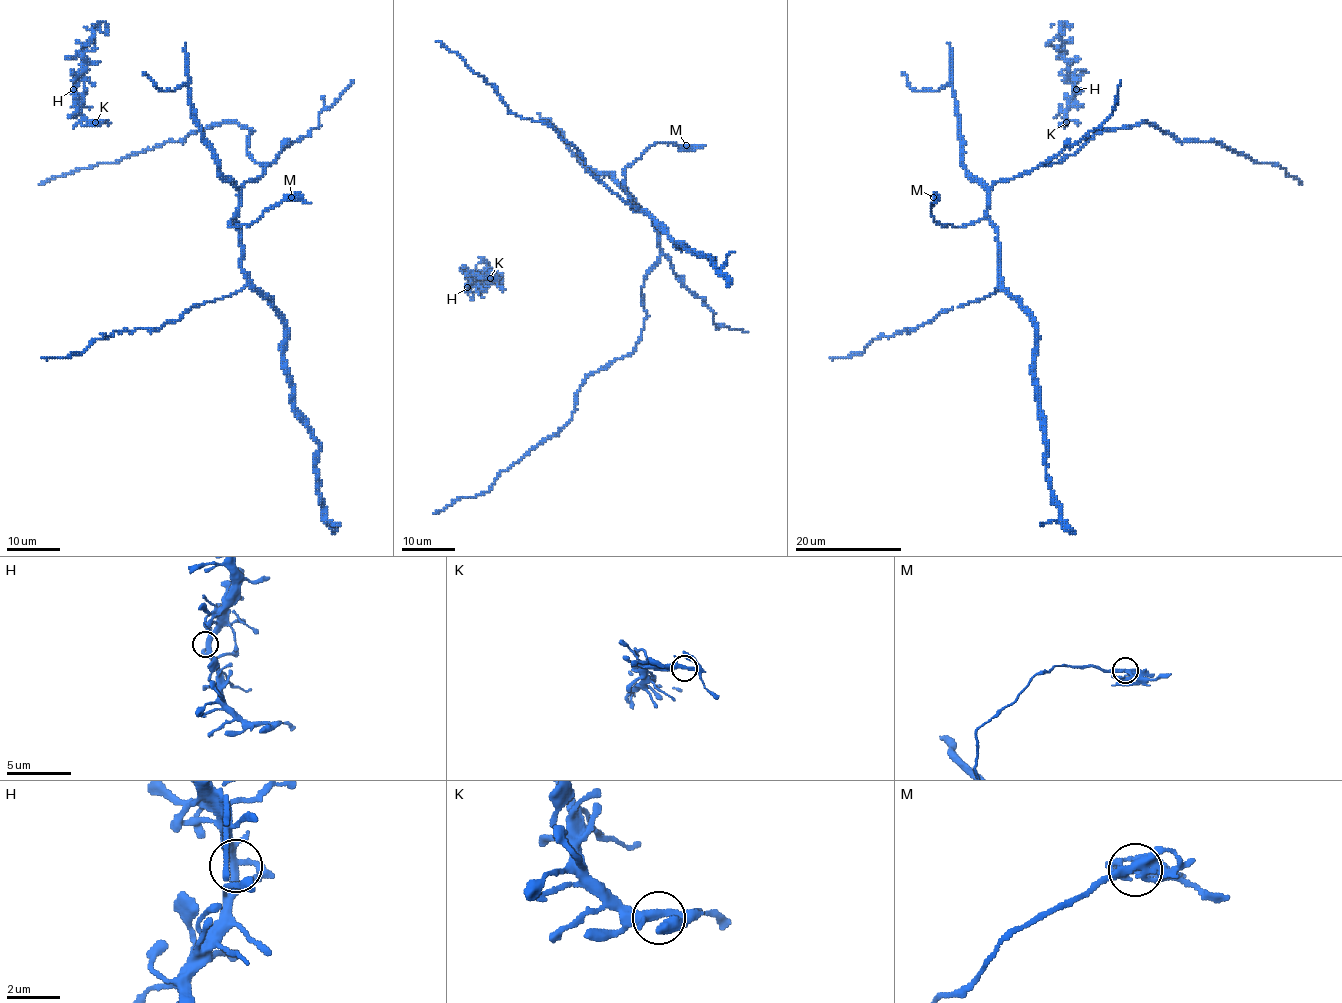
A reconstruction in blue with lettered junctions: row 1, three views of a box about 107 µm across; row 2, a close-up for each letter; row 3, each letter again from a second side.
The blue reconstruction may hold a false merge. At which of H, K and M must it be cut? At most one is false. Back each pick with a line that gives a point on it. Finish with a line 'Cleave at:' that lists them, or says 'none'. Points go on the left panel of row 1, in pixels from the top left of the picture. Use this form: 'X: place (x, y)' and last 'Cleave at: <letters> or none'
M: place (291, 197)
Cleave at: M

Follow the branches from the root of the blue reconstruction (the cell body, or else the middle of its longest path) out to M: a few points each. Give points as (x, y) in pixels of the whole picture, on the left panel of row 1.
M: (265, 170), (257, 180), (243, 185), (238, 213), (230, 221), (230, 226), (250, 225), (266, 210), (291, 197)

